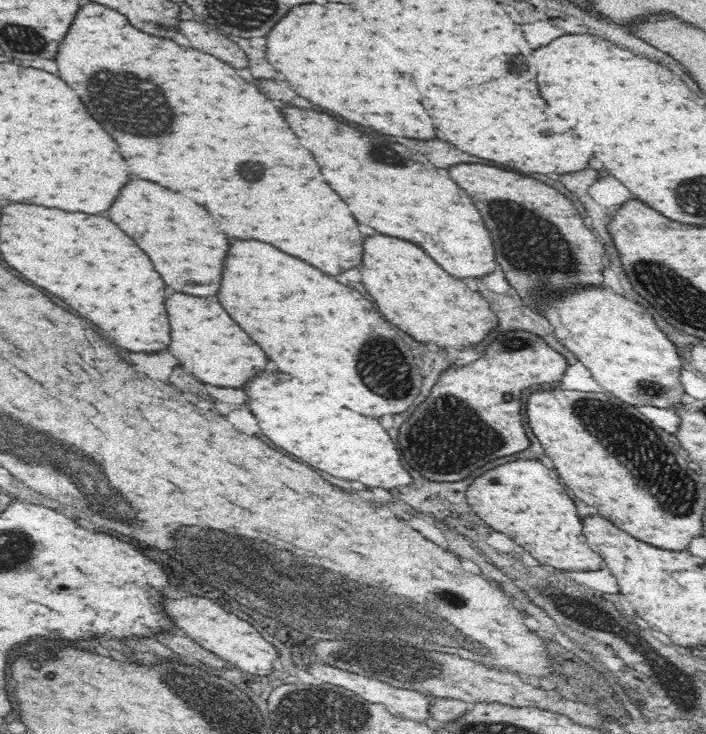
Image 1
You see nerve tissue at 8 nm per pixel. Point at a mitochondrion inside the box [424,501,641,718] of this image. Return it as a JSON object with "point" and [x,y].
{"point":[570,602]}

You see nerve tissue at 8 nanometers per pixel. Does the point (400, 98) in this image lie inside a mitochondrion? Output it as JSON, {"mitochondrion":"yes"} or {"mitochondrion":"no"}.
{"mitochondrion":"no"}

